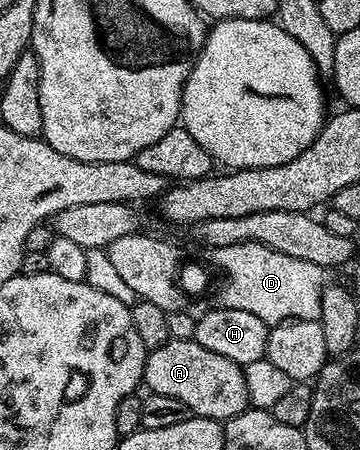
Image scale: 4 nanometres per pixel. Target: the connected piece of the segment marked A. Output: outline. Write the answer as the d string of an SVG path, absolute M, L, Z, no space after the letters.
M170 339L159 349L148 352L143 383L154 395L183 401L190 413L203 419L224 421L243 413L250 406L241 364L227 361L227 357L219 357L219 353L211 353L211 349L203 349L203 345L194 343L192 339Z

